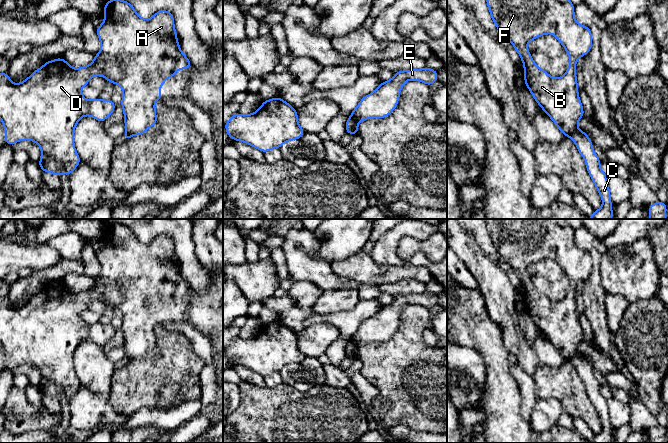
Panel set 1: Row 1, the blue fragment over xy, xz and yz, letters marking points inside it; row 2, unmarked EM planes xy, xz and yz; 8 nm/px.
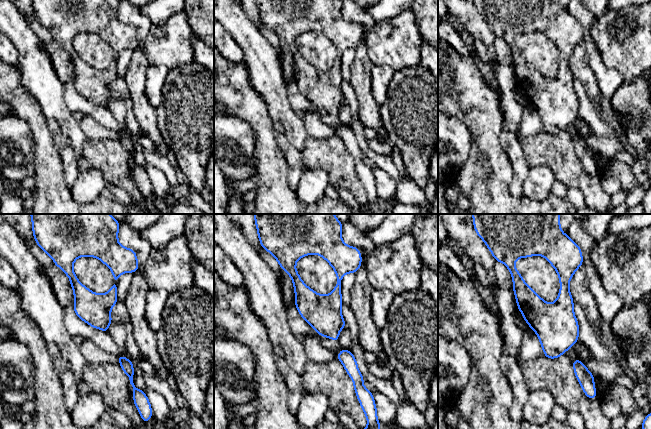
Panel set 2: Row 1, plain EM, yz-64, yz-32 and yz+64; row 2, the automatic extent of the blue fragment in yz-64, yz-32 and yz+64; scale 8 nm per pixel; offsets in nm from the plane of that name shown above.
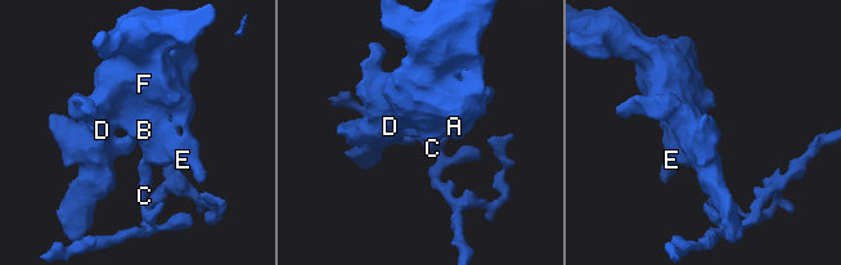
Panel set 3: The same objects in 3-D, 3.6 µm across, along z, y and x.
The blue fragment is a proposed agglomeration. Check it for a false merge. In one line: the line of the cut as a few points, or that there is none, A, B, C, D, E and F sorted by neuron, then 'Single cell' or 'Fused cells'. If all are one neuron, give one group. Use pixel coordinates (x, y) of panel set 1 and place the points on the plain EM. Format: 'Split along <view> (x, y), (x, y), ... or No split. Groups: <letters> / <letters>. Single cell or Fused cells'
Split along yz (577, 353), (568, 360). Groups: A B D E F / C. Fused cells

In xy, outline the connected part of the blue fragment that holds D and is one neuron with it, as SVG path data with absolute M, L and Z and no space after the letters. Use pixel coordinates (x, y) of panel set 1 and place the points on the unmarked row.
M113 223L106 225L103 237L105 245L96 252L101 274L99 278L94 279L94 285L90 289L74 294L63 282L57 282L46 286L19 308L10 306L7 295L0 298L0 343L5 354L5 368L13 369L22 364L36 366L42 375L38 386L41 394L58 401L62 396L69 401L81 386L74 370L74 353L80 342L89 339L103 347L115 333L115 328L111 323L86 324L82 320L81 313L88 309L92 300L104 300L109 307L116 307L122 312L121 329L124 334L126 356L130 360L135 360L144 358L149 351L156 349L154 327L162 323L160 311L164 309L165 303L174 301L179 293L192 291L189 283L180 273L174 251L174 241L170 235L160 234L152 242L143 243L136 237L132 228L121 223Z

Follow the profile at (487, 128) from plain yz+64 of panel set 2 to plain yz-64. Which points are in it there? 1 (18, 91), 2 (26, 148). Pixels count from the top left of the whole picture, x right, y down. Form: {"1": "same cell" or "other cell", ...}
{"1": "same cell", "2": "other cell"}

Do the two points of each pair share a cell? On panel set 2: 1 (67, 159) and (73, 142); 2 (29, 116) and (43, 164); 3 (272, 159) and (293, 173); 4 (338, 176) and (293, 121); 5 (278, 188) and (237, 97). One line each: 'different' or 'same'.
1: different
2: same
3: different
4: different
5: same

